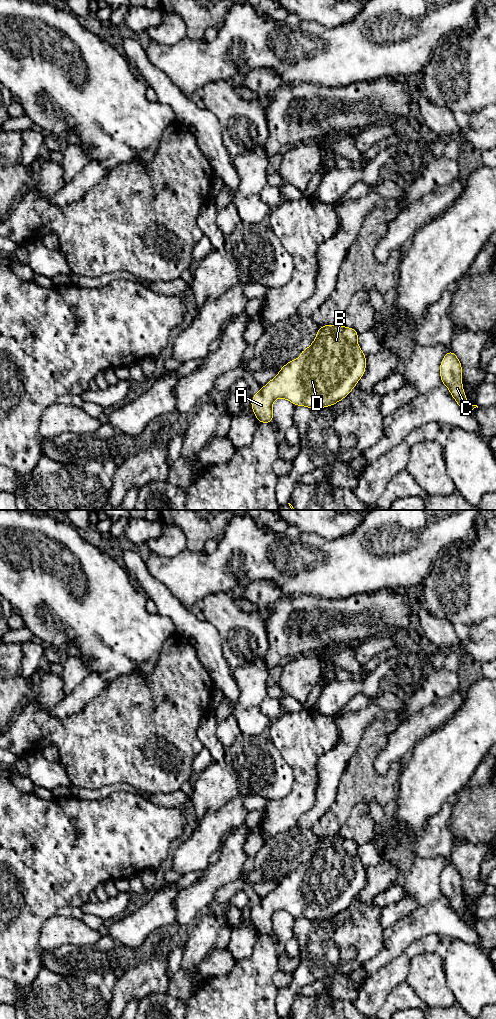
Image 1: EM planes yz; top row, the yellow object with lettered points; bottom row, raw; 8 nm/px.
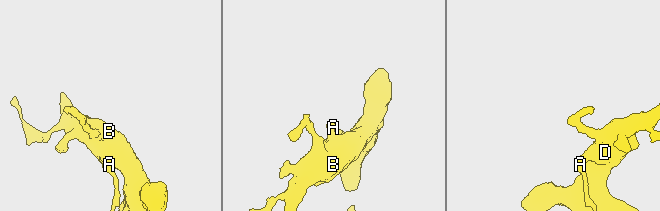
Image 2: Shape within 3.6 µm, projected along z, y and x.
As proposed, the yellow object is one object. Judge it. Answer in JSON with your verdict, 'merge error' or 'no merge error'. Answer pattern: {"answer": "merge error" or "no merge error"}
{"answer": "no merge error"}

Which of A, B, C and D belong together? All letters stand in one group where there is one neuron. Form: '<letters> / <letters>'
A B C D

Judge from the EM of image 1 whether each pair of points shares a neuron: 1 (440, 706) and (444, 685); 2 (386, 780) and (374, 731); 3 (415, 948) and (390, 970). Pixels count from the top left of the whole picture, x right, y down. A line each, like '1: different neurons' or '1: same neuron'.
1: different neurons
2: same neuron
3: same neuron

